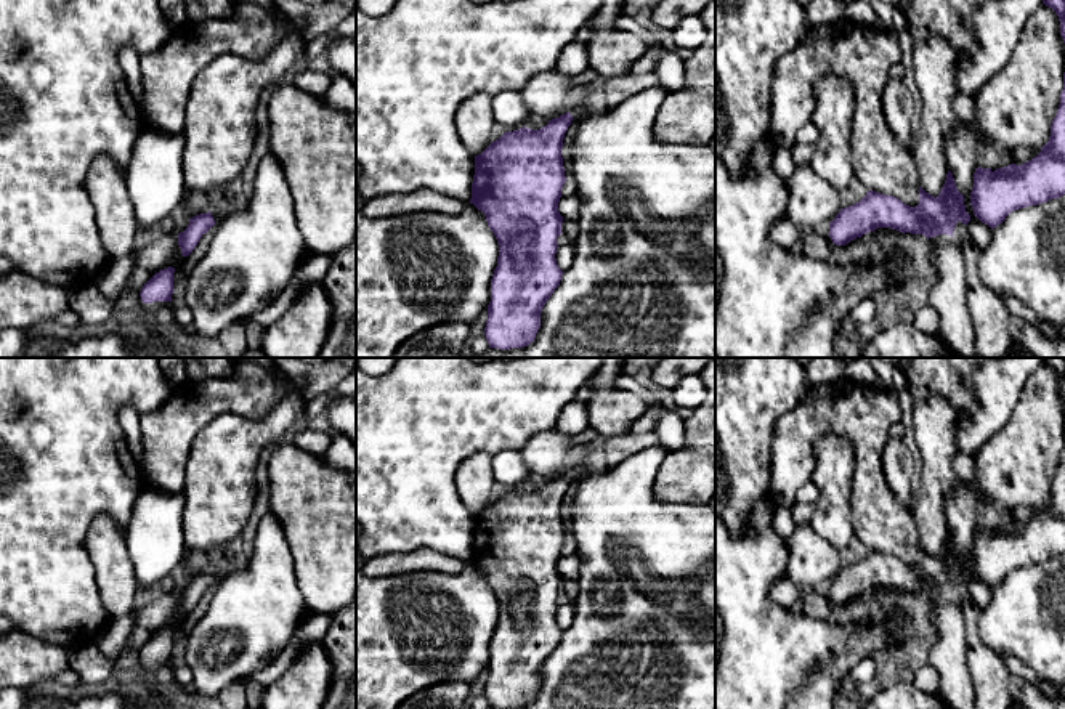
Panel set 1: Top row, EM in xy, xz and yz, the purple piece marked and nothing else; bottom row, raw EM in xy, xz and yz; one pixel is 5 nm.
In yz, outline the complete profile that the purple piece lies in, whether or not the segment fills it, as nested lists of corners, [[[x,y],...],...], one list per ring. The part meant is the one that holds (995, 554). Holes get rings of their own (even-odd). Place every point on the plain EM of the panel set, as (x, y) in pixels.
[[[1065,431],[1060,464],[1049,500],[1031,520],[1002,528],[975,528],[970,565],[991,589],[1018,568],[1038,565],[1065,553]]]

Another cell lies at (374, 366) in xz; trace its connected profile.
[[[356,358],[356,364],[369,375],[379,377],[391,371],[398,358]]]

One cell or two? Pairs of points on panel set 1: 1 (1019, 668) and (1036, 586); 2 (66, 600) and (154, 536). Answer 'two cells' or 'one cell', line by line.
1: two cells
2: two cells

